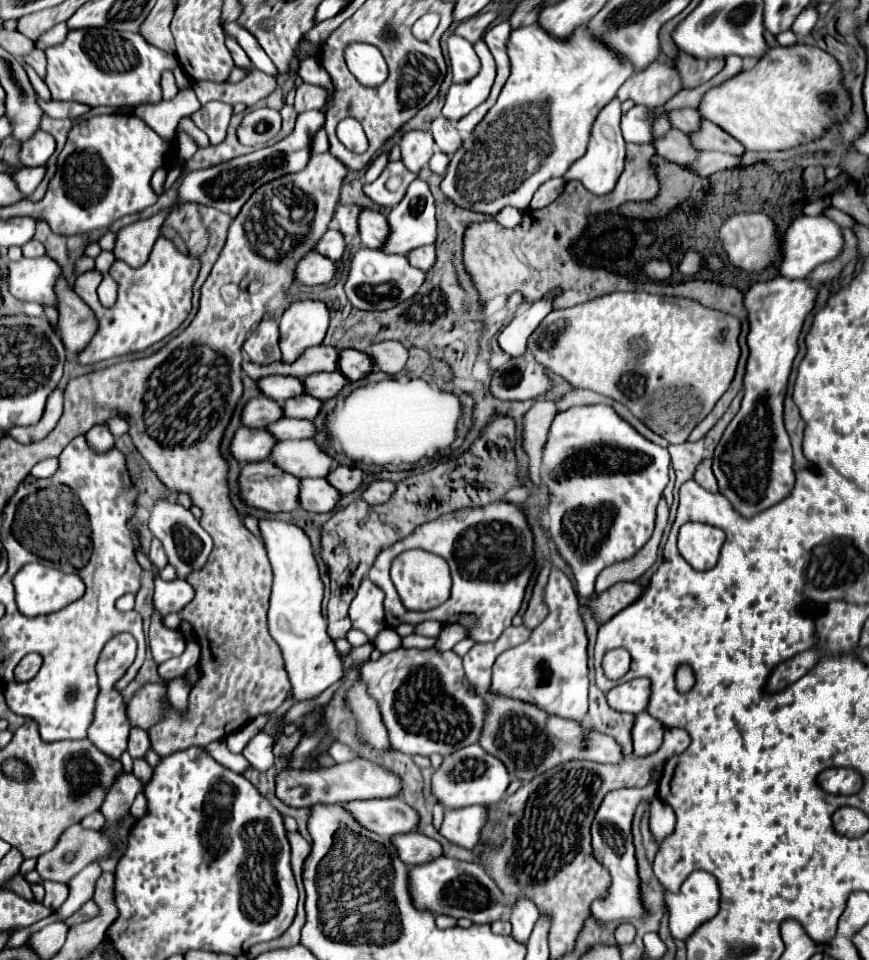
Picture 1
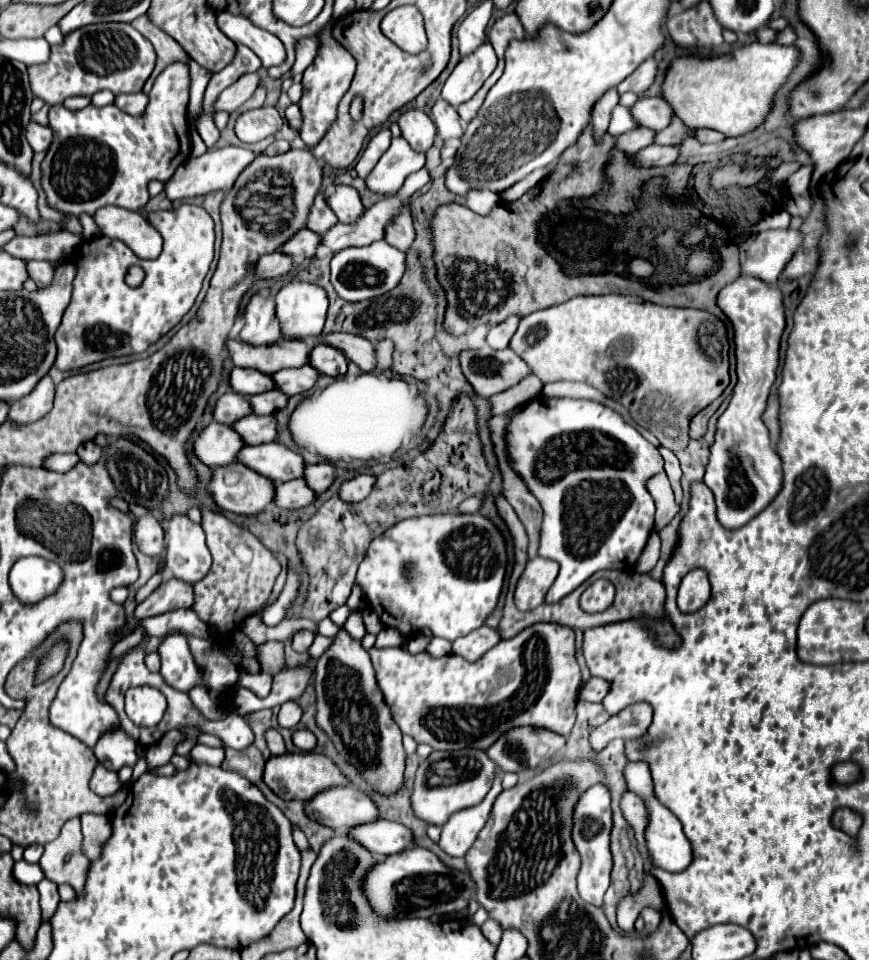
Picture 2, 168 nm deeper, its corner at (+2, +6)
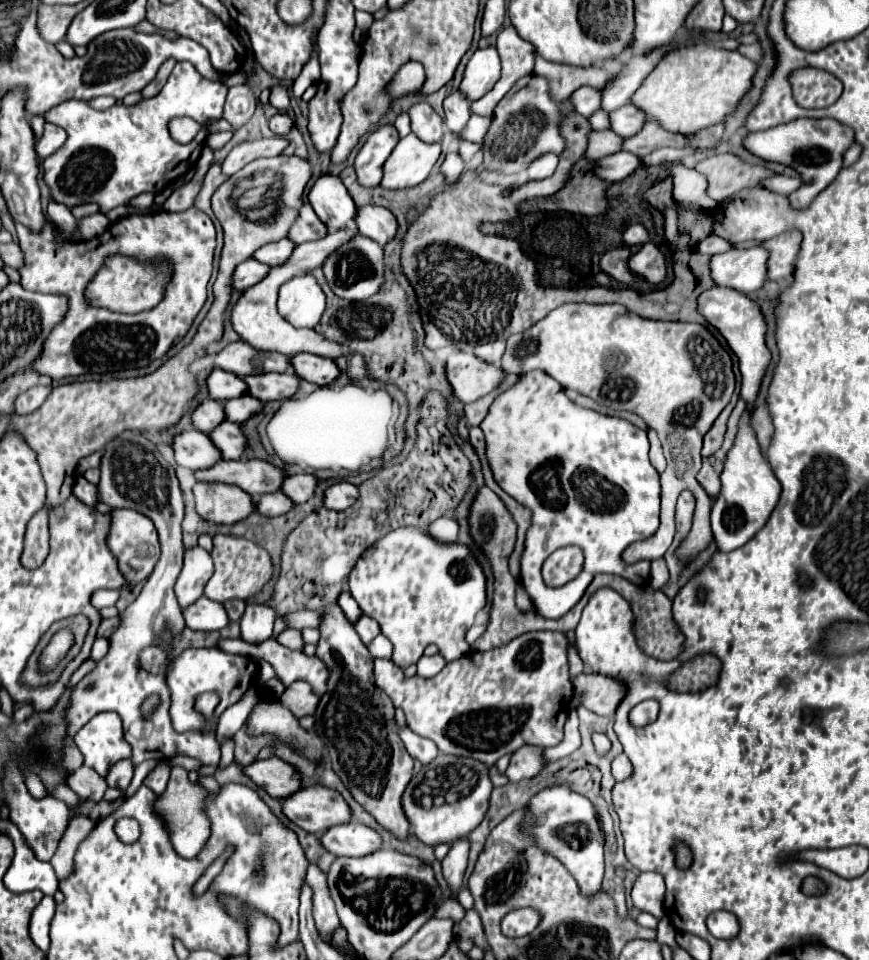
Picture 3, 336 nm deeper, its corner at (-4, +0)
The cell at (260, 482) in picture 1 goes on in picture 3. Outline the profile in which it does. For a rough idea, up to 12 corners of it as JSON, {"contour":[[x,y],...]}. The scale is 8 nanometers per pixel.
{"contour":[[224,483],[192,487],[196,513],[232,525],[254,513],[248,493]]}

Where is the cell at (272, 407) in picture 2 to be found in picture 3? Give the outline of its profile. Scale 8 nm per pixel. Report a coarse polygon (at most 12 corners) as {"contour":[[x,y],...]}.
{"contour":[[242,395],[224,403],[226,421],[244,423],[262,401]]}

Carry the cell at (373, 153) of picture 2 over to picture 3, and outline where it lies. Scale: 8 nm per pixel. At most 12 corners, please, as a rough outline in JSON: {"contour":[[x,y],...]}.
{"contour":[[382,125],[360,147],[354,171],[364,187],[378,187],[398,143]]}

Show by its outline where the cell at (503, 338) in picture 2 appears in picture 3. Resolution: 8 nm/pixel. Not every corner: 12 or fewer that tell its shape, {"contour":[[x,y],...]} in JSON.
{"contour":[[490,341],[476,347],[476,355],[498,365],[506,343]]}

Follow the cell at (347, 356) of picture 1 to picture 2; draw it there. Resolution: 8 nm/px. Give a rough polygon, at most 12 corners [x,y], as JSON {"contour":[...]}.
{"contour":[[314,347],[310,363],[322,375],[342,377],[348,359],[340,349]]}

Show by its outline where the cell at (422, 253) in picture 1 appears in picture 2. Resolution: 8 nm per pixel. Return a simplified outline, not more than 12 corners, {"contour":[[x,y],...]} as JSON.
{"contour":[[404,207],[386,227],[386,241],[408,251],[416,239],[412,215]]}

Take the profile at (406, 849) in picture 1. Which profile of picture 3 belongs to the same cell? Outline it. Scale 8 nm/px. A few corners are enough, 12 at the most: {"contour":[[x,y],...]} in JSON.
{"contour":[[358,821],[330,827],[320,843],[332,855],[364,857],[382,837]]}

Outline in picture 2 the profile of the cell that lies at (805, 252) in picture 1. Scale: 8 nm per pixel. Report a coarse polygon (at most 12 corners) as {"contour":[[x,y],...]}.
{"contour":[[768,229],[740,245],[742,275],[778,283],[802,247],[798,229]]}

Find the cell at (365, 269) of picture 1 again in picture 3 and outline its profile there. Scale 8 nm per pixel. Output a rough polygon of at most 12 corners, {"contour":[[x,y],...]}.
{"contour":[[354,235],[326,257],[334,295],[362,301],[380,291],[382,247]]}

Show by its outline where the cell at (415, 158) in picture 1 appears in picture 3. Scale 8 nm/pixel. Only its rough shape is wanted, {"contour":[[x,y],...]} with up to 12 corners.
{"contour":[[426,101],[408,109],[412,131],[426,143],[440,141],[444,123]]}

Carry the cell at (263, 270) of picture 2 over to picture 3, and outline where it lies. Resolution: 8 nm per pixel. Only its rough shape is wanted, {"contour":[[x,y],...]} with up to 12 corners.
{"contour":[[254,259],[238,263],[232,275],[232,289],[244,291],[256,285],[268,265]]}

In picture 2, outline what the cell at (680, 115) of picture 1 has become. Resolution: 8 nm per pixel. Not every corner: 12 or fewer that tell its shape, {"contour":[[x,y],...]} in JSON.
{"contour":[[640,97],[632,115],[642,127],[654,131],[674,119],[664,97]]}

